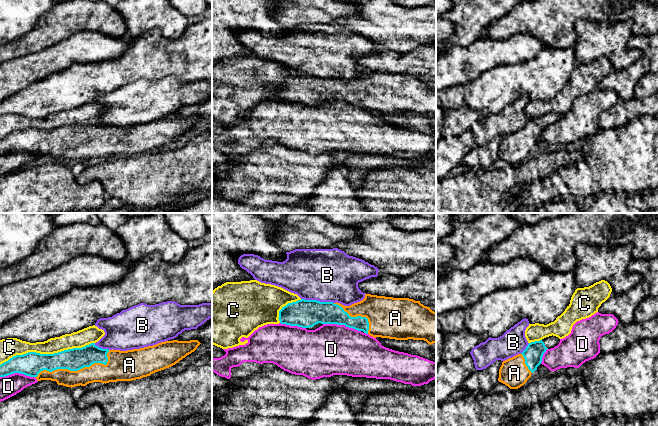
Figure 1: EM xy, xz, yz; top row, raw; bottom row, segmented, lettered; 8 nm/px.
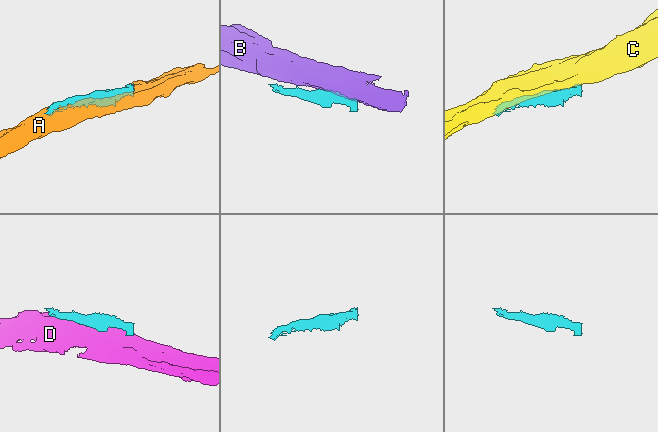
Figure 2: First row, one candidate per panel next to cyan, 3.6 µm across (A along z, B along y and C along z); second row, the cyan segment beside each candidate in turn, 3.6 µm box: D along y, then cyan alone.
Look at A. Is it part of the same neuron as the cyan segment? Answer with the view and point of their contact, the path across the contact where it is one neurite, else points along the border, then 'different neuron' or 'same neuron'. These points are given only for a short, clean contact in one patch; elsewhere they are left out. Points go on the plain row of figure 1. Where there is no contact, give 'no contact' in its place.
contact xy (77, 146); same neuron

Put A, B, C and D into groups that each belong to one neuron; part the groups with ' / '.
A / B / C / D

